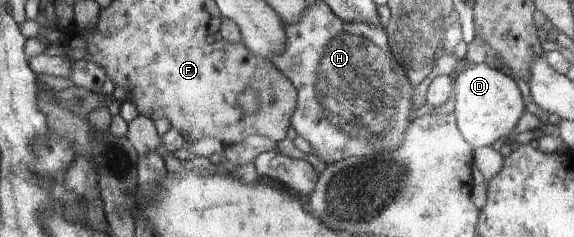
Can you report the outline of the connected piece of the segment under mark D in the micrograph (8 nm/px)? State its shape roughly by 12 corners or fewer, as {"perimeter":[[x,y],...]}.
{"perimeter":[[489,64],[453,77],[456,126],[476,149],[525,113],[517,83]]}

